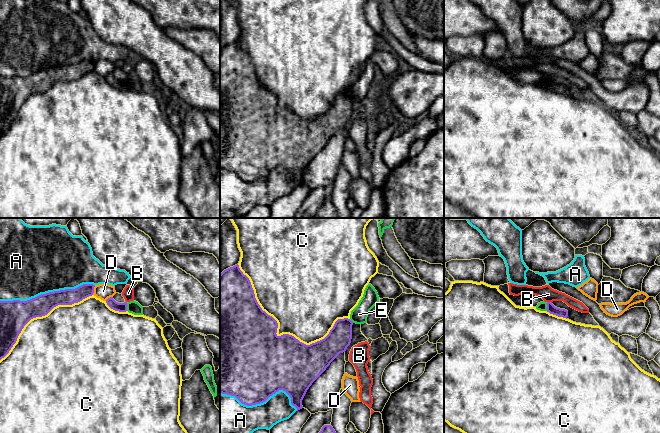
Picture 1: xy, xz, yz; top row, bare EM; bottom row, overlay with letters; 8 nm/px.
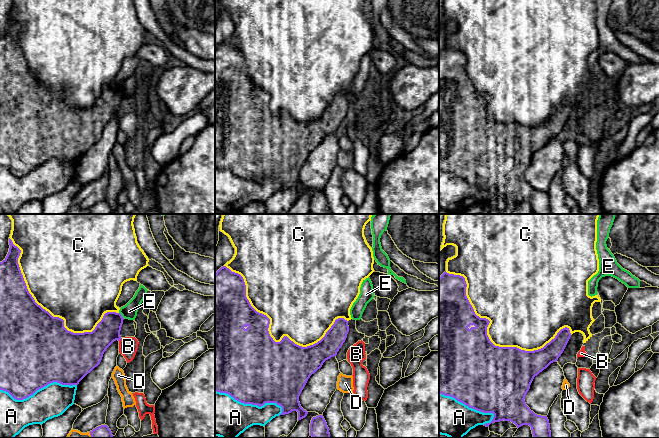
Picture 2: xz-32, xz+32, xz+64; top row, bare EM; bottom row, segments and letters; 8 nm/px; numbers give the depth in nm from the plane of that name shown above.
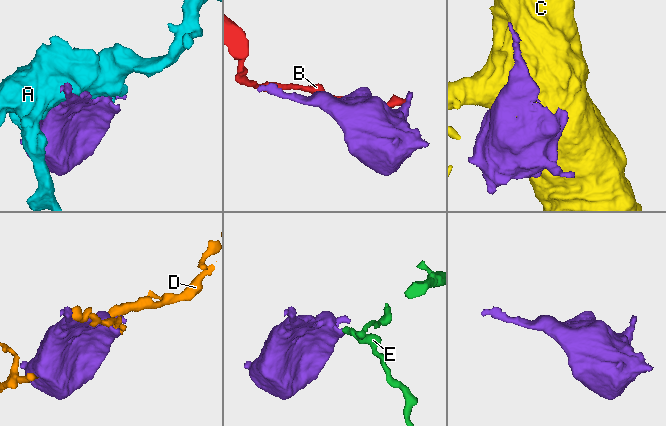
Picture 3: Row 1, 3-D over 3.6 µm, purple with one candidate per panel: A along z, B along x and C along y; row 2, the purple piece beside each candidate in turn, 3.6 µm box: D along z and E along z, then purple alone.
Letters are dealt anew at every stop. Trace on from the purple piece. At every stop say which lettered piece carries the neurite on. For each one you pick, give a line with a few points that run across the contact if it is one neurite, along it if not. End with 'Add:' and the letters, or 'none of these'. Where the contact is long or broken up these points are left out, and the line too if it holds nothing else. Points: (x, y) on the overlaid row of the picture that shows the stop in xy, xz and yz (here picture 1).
Add: none of these

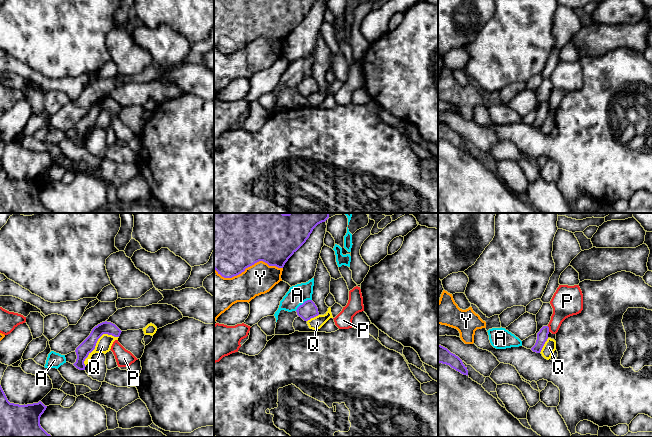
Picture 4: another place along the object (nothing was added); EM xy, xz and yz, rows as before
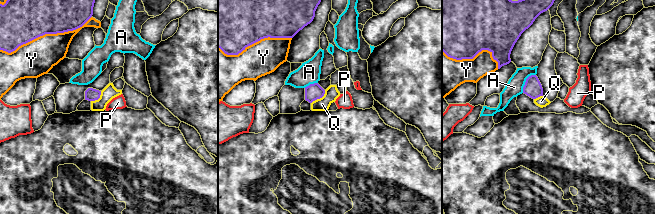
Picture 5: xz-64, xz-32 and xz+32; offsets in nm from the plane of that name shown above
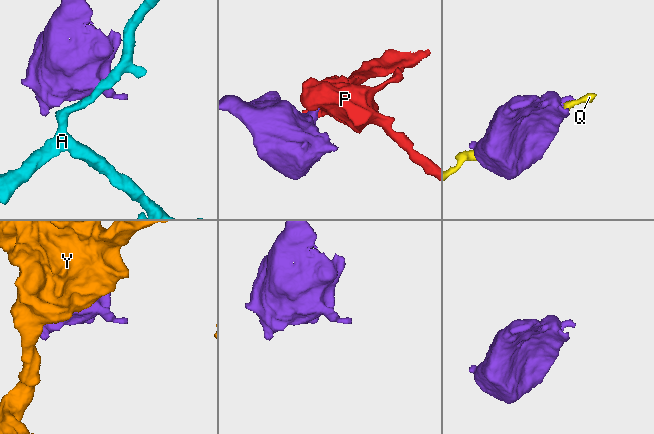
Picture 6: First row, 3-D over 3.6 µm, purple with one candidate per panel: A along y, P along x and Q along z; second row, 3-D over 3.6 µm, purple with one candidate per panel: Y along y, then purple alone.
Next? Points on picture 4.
Add: none of these

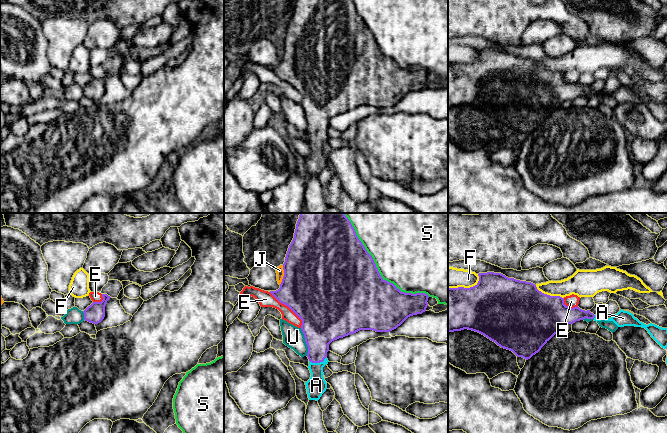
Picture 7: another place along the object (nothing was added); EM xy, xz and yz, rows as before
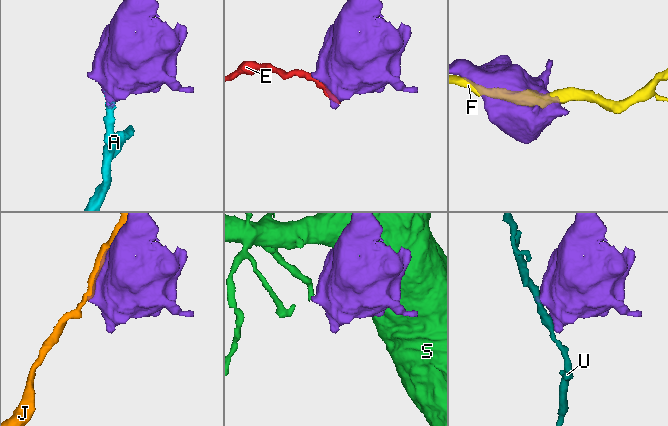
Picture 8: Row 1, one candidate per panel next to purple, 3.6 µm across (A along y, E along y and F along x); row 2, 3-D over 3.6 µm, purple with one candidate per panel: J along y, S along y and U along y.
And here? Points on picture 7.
A: Line: xz (319, 331), (318, 362), (316, 385)
Add: A

